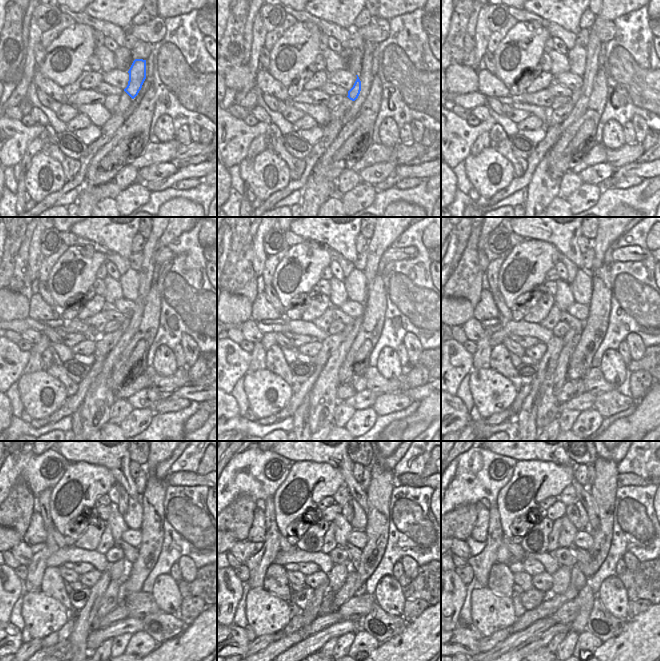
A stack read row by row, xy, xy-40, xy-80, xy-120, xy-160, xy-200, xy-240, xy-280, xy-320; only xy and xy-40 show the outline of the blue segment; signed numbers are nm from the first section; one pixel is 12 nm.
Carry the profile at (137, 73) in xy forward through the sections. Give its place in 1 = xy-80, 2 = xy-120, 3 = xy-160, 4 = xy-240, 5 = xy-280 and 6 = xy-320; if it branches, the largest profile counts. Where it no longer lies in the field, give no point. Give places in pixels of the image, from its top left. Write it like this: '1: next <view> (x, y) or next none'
1: next xy-80 (576, 94)
2: next xy-120 (125, 324)
3: next xy-160 (348, 329)
4: next xy-240 (117, 569)
5: next xy-280 (337, 576)
6: next xy-320 (561, 578)

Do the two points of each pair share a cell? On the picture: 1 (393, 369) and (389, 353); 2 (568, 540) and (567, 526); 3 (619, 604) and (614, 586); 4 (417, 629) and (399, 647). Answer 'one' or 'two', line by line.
1: one
2: one
3: one
4: one

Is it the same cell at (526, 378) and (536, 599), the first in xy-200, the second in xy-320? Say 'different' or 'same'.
same

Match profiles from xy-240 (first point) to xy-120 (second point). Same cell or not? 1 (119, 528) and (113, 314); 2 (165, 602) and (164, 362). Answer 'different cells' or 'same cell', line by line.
1: different cells
2: same cell

